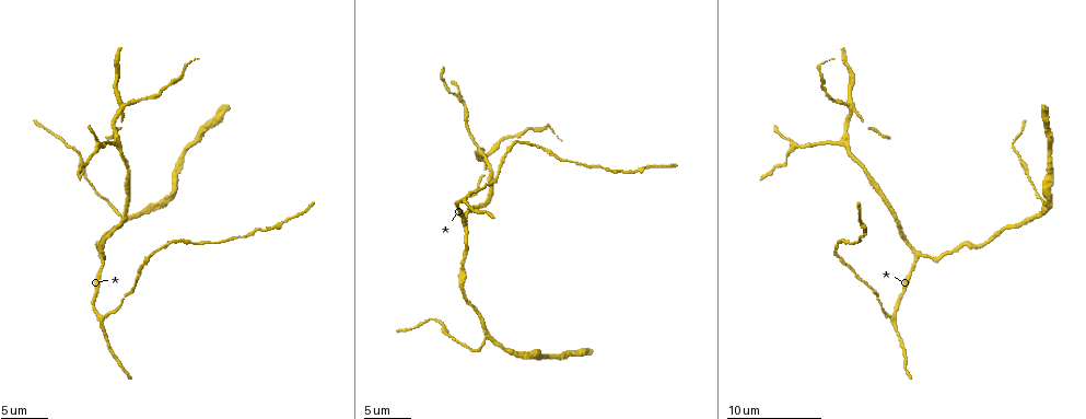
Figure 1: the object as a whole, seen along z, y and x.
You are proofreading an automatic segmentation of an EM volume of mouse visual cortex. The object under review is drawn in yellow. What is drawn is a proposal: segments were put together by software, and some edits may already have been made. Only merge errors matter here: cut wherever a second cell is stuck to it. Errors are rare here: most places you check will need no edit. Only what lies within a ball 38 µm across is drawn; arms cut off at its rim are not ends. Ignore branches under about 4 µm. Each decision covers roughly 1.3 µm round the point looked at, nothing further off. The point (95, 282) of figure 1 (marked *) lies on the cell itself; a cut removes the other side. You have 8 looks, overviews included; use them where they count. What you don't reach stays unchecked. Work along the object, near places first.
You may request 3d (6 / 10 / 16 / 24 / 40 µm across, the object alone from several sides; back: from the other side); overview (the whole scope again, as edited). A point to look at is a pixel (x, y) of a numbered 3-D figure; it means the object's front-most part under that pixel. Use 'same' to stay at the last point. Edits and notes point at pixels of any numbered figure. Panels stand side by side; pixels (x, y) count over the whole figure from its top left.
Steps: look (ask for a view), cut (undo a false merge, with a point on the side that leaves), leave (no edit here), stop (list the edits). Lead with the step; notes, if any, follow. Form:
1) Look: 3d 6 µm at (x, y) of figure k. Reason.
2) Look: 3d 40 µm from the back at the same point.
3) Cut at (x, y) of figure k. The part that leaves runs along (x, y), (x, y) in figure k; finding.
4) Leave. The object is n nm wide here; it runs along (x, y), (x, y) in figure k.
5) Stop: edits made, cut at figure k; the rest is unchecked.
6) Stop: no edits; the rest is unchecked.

Look: 3d 6 µm at (467, 224) of figure 1. Three-way junction.

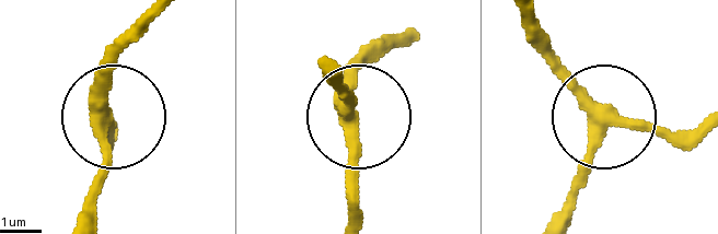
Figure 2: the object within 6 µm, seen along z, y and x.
Leave. The object is 320 nm wide here; it runs along (548, 221), (601, 116), (539, 47) in figure 2; continuous, no second cell.

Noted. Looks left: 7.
Look: 3d 6 µm at (464, 198) of figure 1. A fork.

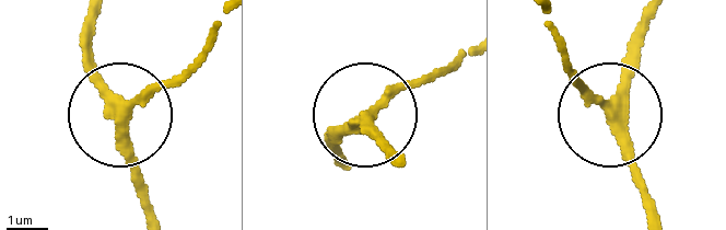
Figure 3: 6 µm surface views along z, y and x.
Look: 3d 6 µm from the back at (123, 107) of figure 3.

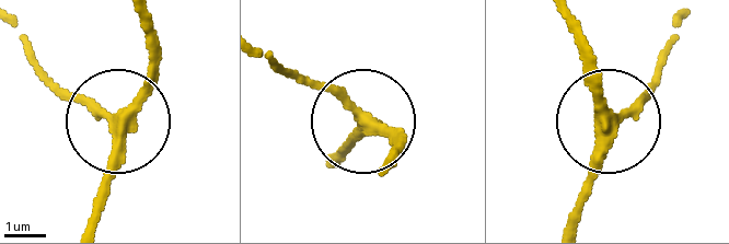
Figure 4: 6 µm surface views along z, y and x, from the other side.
Leave. The side arm is 8 µm long; 3 arms meet here; all the same cell.

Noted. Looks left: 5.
Look: 3d 16 µm at (1031, 220) of figure 1. Thin arm on a thick one.

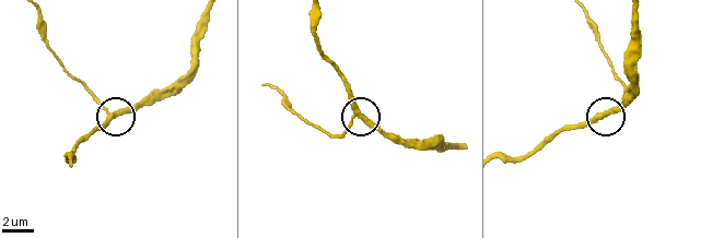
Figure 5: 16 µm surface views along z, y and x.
Leave. 3 arms meet here; it runs along (313, 13), (316, 44), (342, 80), (358, 115), (338, 137) in figure 5; one cell here.

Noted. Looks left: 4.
Look: 3d 10 µm at (124, 105) of figure 1. Arms part here.

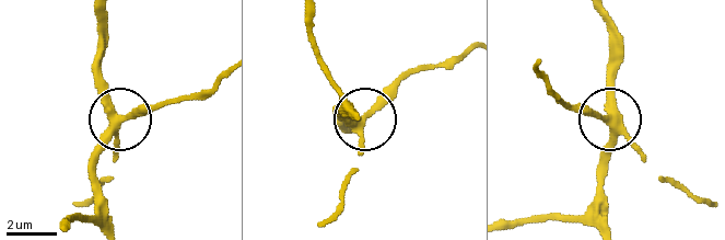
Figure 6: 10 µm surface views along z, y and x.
Leave. 3 arms meet here; it runs along (104, 224), (96, 148), (117, 111), (92, 68) in figure 6; one cell here.

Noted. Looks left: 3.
Stop: no edits; the rest is unchecked.

